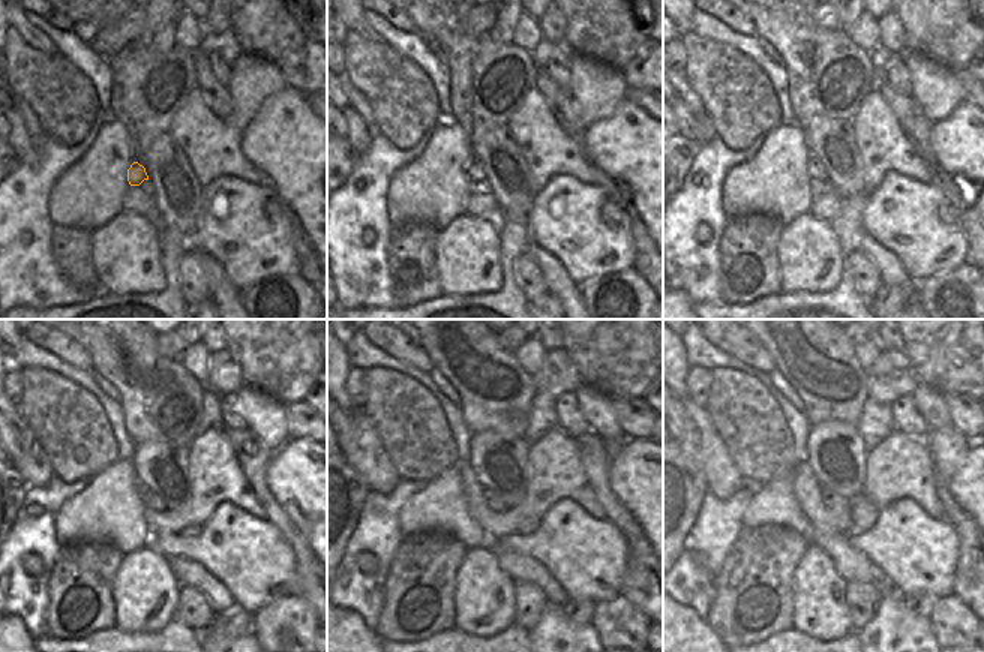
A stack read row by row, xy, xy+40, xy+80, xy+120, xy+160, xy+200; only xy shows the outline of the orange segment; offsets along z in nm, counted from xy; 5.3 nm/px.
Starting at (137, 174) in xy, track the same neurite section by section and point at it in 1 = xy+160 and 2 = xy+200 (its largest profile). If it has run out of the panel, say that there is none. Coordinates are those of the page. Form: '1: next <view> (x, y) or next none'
1: next xy+160 (491, 499)
2: next xy+200 (837, 505)

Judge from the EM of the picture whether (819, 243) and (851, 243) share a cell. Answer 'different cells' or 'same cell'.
different cells

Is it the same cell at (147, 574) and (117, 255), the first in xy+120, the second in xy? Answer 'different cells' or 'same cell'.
same cell

